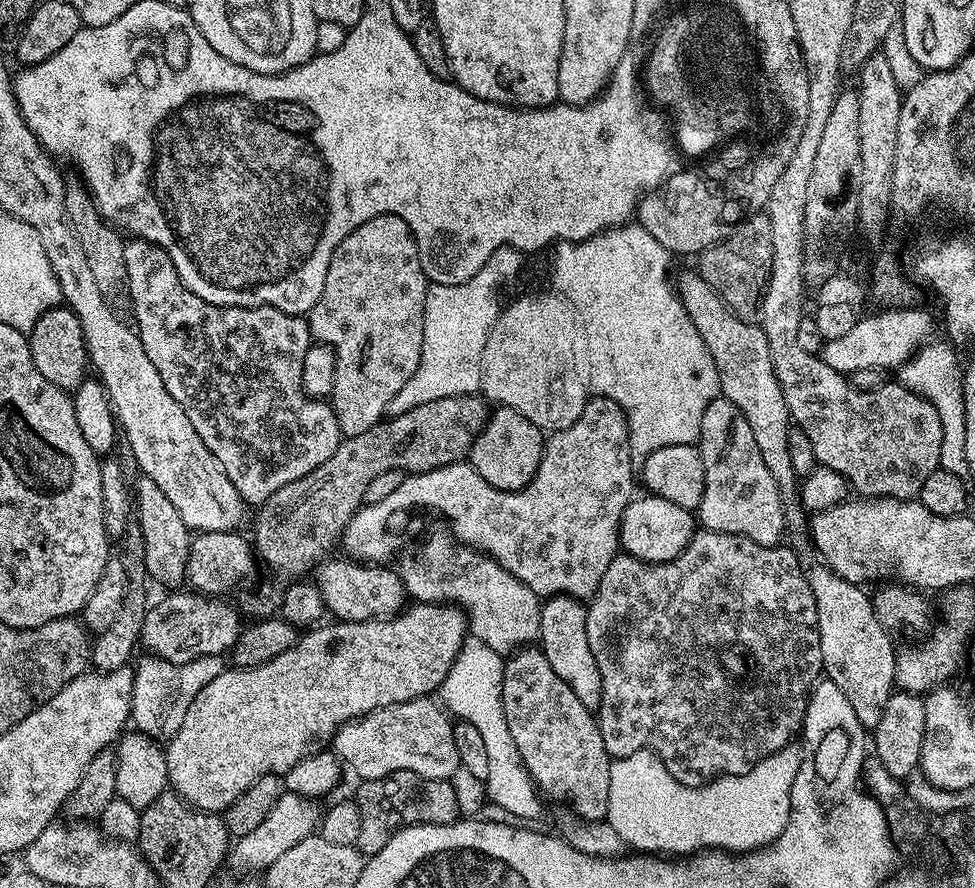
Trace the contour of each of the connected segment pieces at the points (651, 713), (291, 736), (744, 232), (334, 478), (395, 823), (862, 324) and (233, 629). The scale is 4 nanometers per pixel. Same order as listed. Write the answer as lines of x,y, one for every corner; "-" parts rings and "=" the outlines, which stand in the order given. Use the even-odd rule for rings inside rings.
700,530
672,561
650,564
627,554
617,554
613,558
609,568
606,569
606,574
602,577
598,590
590,598
586,618
586,638
590,638
590,650
594,653
594,662
598,662
598,674
602,674
602,702
598,709
598,723
602,742
606,746
609,757
621,760
635,752
645,750
654,752
678,782
691,788
701,788
717,776
746,774
762,758
793,743
792,735
795,732
797,735
804,723
806,697
821,679
824,663
818,630
818,610
814,602
814,594
810,590
810,582
805,569
803,567
800,569
799,558
790,549
784,547
758,546
758,542
750,542
750,538
738,534
-
727,644
741,644
752,655
753,662
764,671
765,678
776,688
756,688
753,692
748,688
735,688
731,678
720,669
720,660
716,657
716,651
726,647
=
416,602
411,606
405,607
395,616
388,617
387,620
341,620
331,622
332,624
328,624
329,622
321,623
319,626
305,631
297,639
295,646
286,650
286,654
278,654
278,658
274,658
262,666
254,666
253,668
232,666
218,674
194,698
190,710
186,710
186,720
178,732
167,741
164,757
166,758
166,770
168,771
171,791
175,792
177,796
181,796
189,806
201,812
223,813
224,809
232,805
250,785
258,782
258,778
285,774
298,762
306,759
307,756
327,749
335,741
336,731
348,721
359,720
360,717
379,708
389,708
402,702
431,697
439,689
441,682
446,678
446,674
450,674
450,666
454,666
454,658
460,653
460,647
469,635
468,621
459,607
453,606
451,603
422,604
=
752,214
741,220
725,240
719,240
699,253
698,271
700,277
725,300
735,316
756,322
760,319
760,303
768,285
773,258
774,246
767,215
=
480,394
451,396
438,398
434,402
422,402
422,406
414,406
414,410
406,410
406,414
385,418
379,424
370,426
370,430
365,430
362,434
341,439
338,450
334,450
334,454
330,454
330,458
326,458
322,466
290,482
282,490
274,490
274,494
270,494
270,498
266,498
266,502
255,509
256,529
250,532
250,536
254,541
254,551
259,563
263,567
265,564
276,575
276,580
280,584
258,585
256,592
248,592
241,598
240,604
238,603
239,611
245,617
252,616
248,618
256,620
275,617
282,606
285,586
301,579
307,573
304,571
308,567
309,571
313,565
323,561
331,553
328,551
335,544
337,547
341,543
350,518
354,518
356,511
364,504
366,486
370,486
370,482
374,482
378,474
429,472
442,466
461,463
467,457
468,451
472,449
474,438
484,428
489,415
489,405
=
392,772
386,778
366,780
359,786
354,799
362,826
358,829
355,845
365,857
378,854
378,850
382,850
402,828
415,824
452,824
461,815
451,780
422,778
413,772
=
900,306
889,307
892,308
889,310
889,312
876,312
873,314
873,316
861,315
854,322
853,328
851,328
851,330
848,331
847,334
844,335
844,337
830,338
829,340
825,340
824,347
822,349
822,359
826,362
826,366
830,366
830,370
838,370
839,372
845,374
851,374
854,371
863,370
863,369
873,369
874,367
884,367
889,370
900,369
908,359
910,359
913,355
915,355
915,353
925,345
929,337
932,336
930,335
932,332
932,316
928,312
923,312
923,310
920,308
896,308
896,307
900,307
=
172,590
165,600
149,607
142,622
139,643
151,655
172,663
188,663
206,655
223,657
236,644
242,631
242,616
224,598
213,598
195,590

